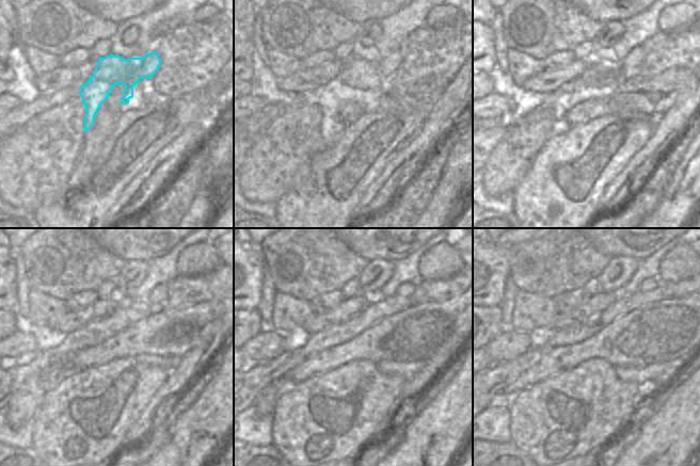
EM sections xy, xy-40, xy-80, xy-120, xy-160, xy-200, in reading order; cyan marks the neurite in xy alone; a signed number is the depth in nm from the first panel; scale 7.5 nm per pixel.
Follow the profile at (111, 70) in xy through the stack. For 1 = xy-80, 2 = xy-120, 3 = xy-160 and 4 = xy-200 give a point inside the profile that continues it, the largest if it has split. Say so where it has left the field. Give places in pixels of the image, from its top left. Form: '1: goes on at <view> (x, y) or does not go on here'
1: goes on at xy-80 (630, 66)
2: goes on at xy-120 (159, 293)
3: goes on at xy-160 (407, 289)
4: goes on at xy-200 (651, 284)

